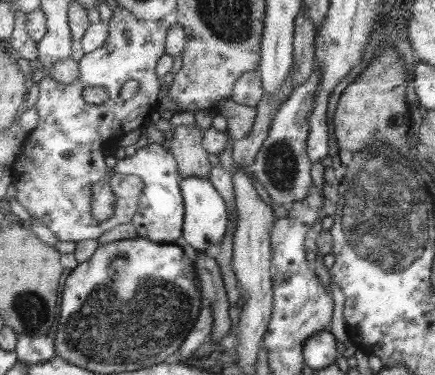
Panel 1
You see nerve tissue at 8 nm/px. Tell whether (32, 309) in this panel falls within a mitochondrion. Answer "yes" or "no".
yes

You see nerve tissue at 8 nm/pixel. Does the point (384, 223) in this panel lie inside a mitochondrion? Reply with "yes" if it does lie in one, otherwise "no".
yes

